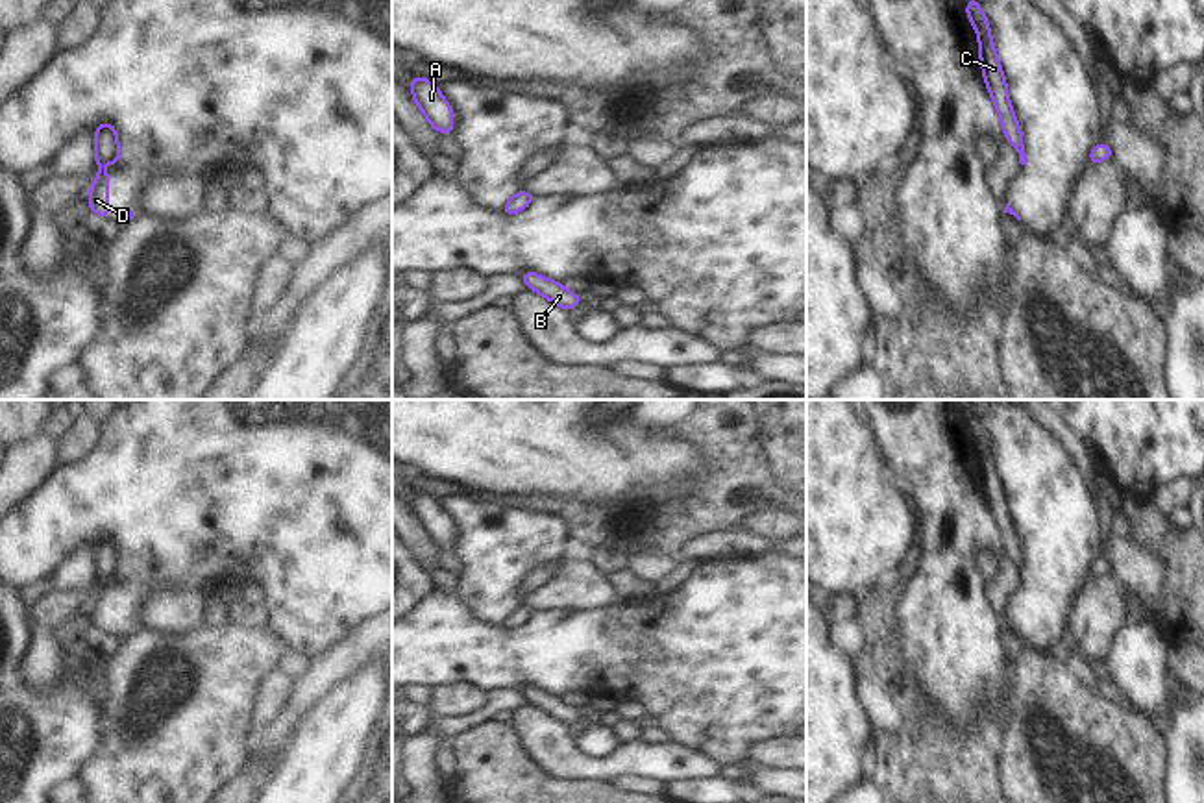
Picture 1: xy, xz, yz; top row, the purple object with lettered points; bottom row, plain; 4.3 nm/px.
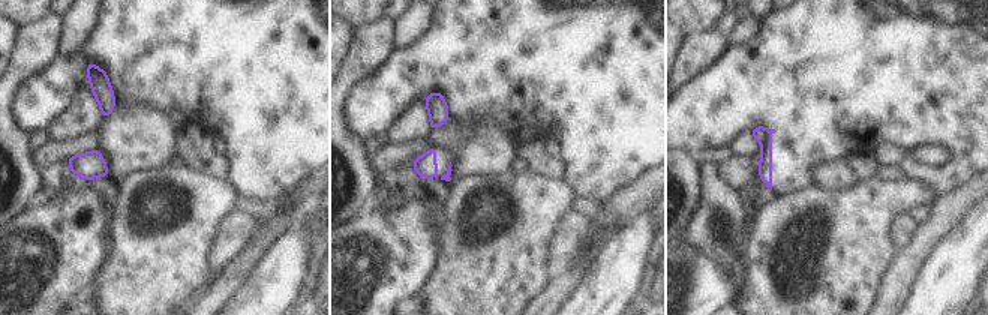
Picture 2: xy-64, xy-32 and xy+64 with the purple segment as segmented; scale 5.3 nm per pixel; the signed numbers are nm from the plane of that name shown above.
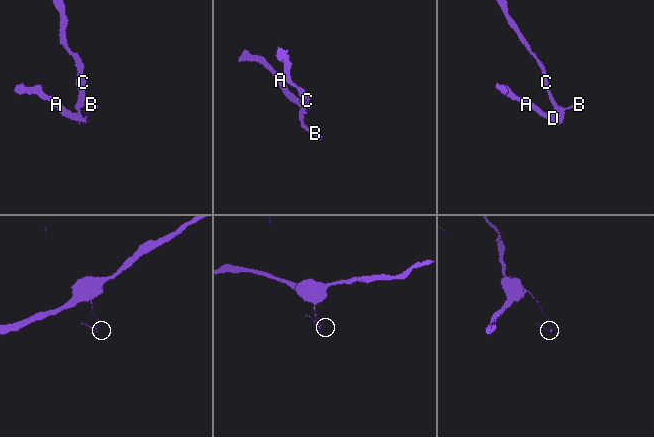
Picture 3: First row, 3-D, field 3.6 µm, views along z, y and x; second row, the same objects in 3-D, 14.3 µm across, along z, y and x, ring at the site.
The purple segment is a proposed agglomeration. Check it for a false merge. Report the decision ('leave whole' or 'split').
split

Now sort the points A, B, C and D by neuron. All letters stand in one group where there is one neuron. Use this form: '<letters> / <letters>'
A D / B C

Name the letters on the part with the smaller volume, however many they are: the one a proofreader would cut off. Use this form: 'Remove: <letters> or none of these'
Remove: A, D

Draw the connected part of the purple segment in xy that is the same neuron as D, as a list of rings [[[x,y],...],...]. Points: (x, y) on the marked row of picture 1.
[[[98,170],[89,191],[89,209],[98,216],[109,218],[109,170]]]

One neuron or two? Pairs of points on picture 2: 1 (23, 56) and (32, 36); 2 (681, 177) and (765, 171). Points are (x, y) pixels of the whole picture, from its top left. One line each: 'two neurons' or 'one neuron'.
1: one neuron
2: two neurons

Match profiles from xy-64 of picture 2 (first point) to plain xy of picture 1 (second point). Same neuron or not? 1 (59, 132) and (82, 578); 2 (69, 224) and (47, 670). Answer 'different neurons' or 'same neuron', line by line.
1: same neuron
2: different neurons

